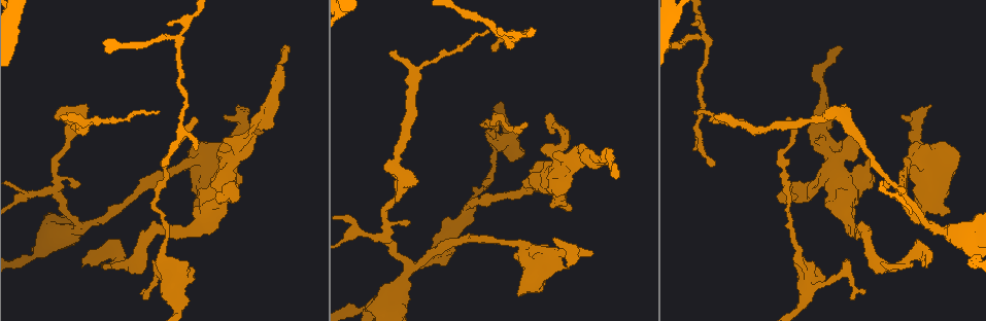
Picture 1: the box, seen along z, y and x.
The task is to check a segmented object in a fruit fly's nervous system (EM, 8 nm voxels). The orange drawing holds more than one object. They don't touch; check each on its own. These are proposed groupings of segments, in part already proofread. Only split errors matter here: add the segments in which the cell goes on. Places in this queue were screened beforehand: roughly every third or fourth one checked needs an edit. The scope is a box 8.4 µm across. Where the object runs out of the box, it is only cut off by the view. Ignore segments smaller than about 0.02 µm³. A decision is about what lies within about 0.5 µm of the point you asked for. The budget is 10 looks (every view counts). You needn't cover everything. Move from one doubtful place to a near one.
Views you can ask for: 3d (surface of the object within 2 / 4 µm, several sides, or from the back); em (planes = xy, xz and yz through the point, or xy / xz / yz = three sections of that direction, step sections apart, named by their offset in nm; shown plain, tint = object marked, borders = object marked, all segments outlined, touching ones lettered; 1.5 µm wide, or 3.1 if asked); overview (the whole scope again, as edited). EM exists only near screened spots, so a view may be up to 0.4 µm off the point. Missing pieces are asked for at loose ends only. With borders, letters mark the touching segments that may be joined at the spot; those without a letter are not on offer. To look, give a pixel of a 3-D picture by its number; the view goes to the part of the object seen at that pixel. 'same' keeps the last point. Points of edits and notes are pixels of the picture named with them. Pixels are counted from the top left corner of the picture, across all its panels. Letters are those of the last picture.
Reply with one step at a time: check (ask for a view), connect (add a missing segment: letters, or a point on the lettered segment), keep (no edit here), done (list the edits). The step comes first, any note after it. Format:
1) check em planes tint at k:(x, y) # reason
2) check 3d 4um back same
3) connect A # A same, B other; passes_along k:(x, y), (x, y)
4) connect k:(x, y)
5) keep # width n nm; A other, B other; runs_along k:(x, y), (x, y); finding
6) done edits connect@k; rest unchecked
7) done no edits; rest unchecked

check 3d 4um at 1:(408, 220) # thin end

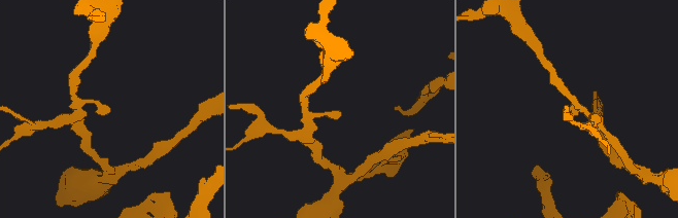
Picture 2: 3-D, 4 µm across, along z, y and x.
check em xz step 4 borders at 2:(338, 115)

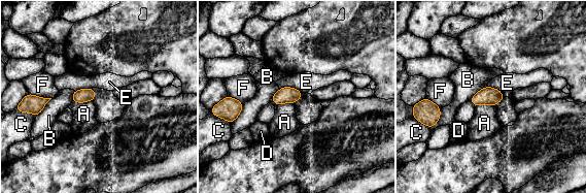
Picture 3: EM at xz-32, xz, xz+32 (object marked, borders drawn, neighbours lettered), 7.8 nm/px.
check em planes borders same # another direction

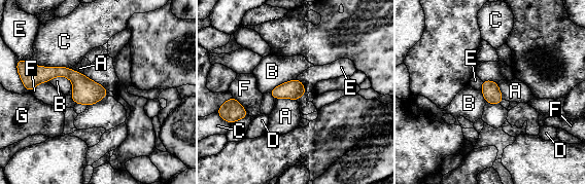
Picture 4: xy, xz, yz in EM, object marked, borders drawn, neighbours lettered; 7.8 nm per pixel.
keep # longest_contact C 300 nm; A other, B other, C other, D other, E other, F other, G other; border 4:(276, 98), (291, 98), (296, 101); no lettered segment goes on from it

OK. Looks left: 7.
check em planes borders at 1:(867, 162) # free end

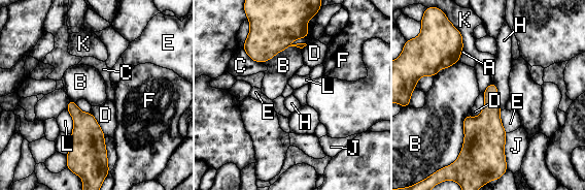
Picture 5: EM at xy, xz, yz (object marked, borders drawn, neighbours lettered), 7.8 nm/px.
keep # longest_contact B 360 nm; A other, B other, C other, D other, E other, F other, H other, J other, K other, L other; none of them fits

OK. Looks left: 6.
check em 3.1um yz step 8 borders at 1:(591, 253) # an open end

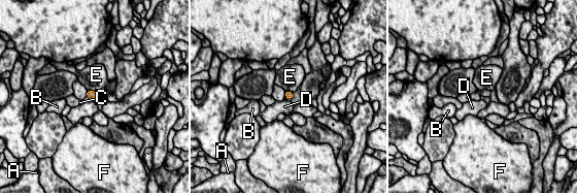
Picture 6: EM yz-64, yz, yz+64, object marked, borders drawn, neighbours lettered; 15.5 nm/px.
keep # A other, B other, C other, D other, E other, F other; border 6:(91, 90), (96, 93); none of them fits

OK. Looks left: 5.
check em planes tint at 1:(163, 166) # tapers out

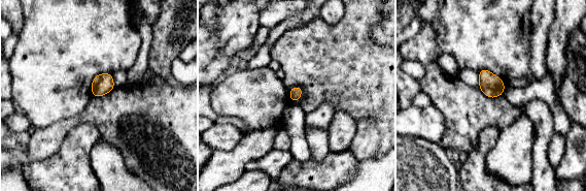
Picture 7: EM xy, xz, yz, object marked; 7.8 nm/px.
check em planes borders same

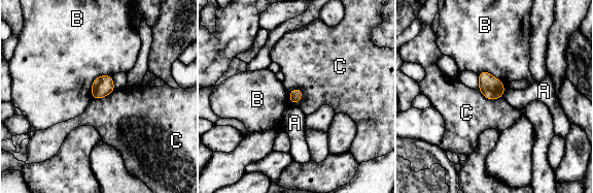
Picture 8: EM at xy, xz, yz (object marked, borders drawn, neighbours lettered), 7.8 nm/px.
keep # A other, B other, C other; border 8:(300, 88), (302, 97), (290, 104); no lettered segment goes on from it

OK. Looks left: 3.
done no edits; rest unchecked

